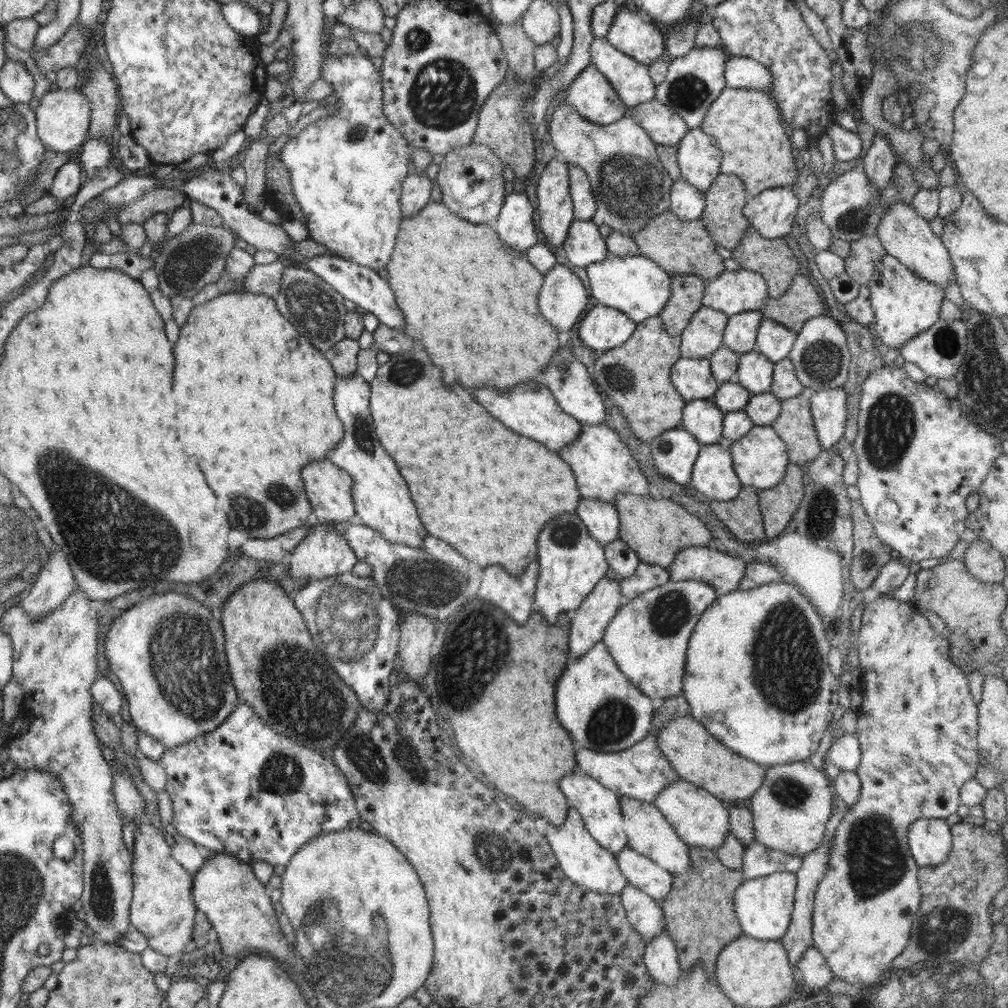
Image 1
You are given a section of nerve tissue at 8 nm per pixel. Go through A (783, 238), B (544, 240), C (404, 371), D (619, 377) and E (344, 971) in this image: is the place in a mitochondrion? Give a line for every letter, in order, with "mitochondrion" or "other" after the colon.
A: other
B: other
C: mitochondrion
D: mitochondrion
E: mitochondrion

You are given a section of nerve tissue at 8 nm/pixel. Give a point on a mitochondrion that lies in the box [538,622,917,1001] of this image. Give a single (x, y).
(875, 862)

